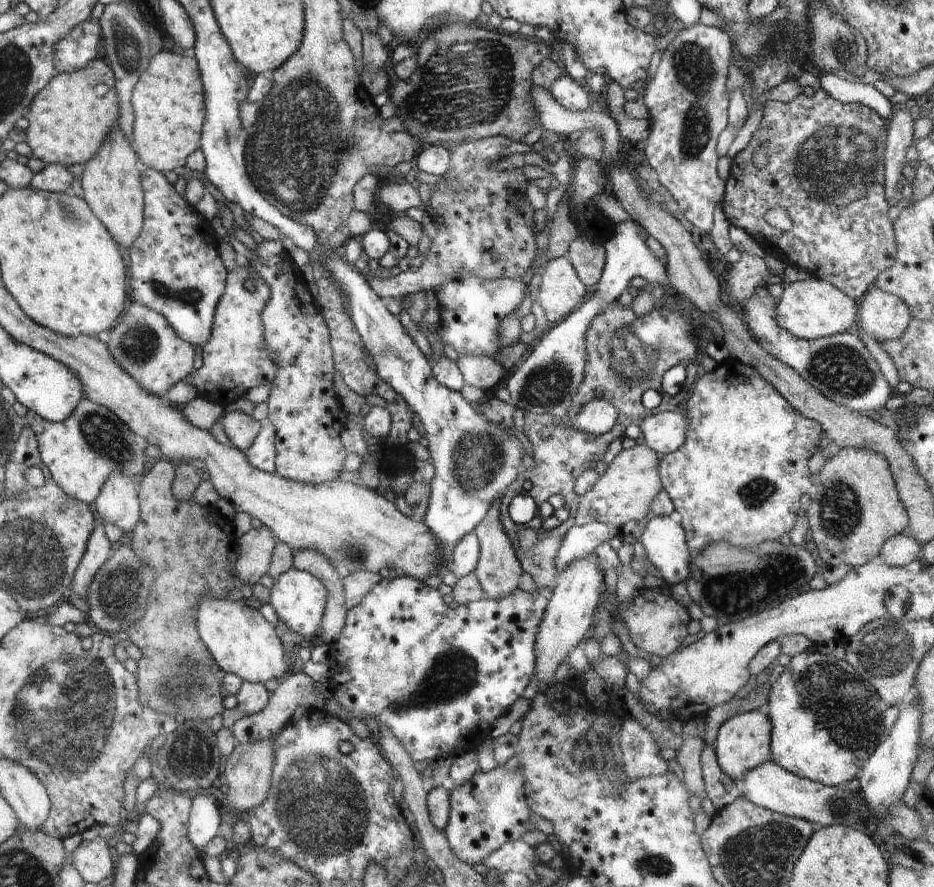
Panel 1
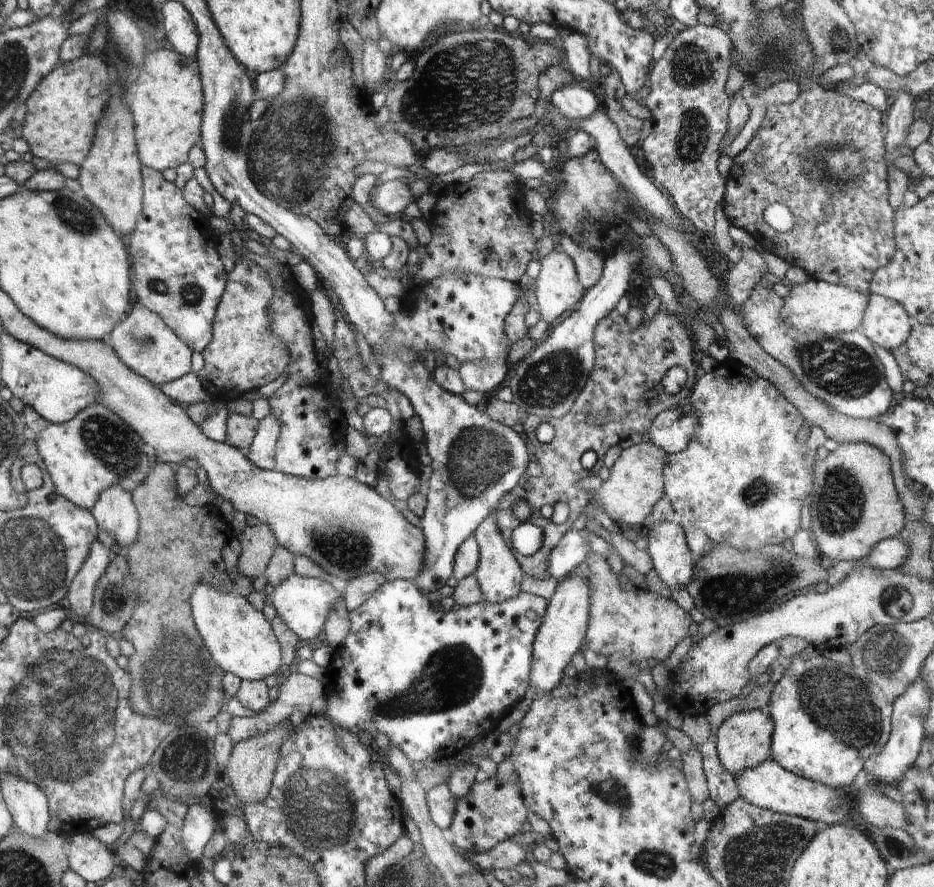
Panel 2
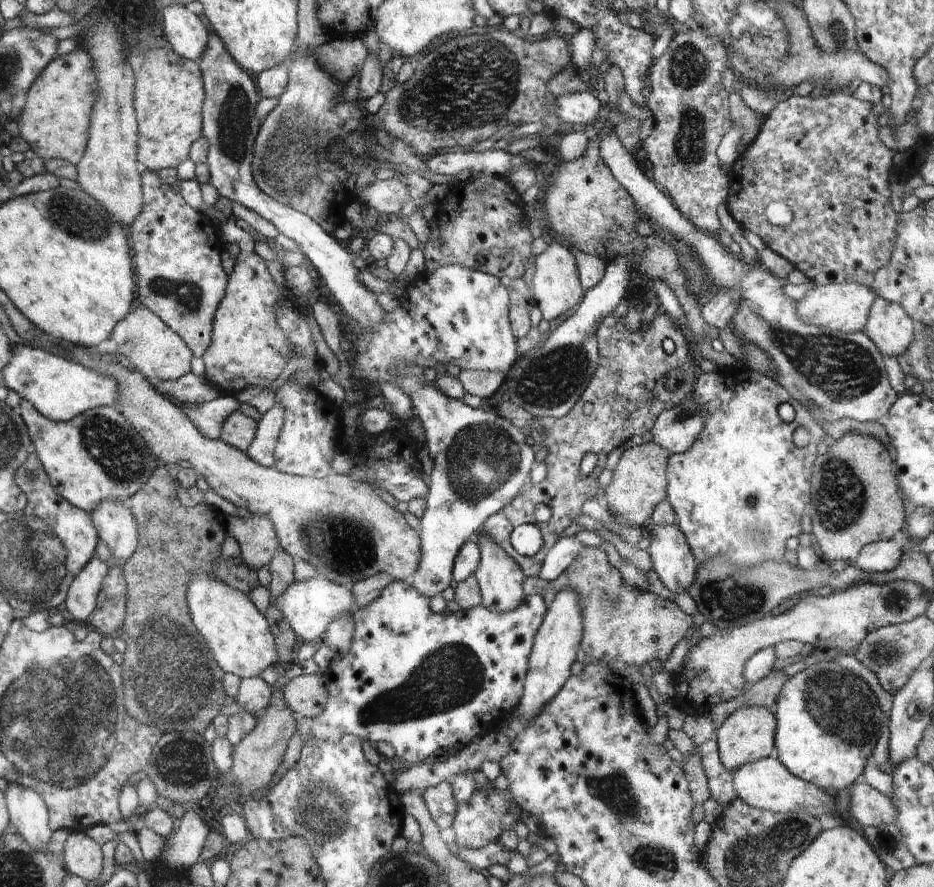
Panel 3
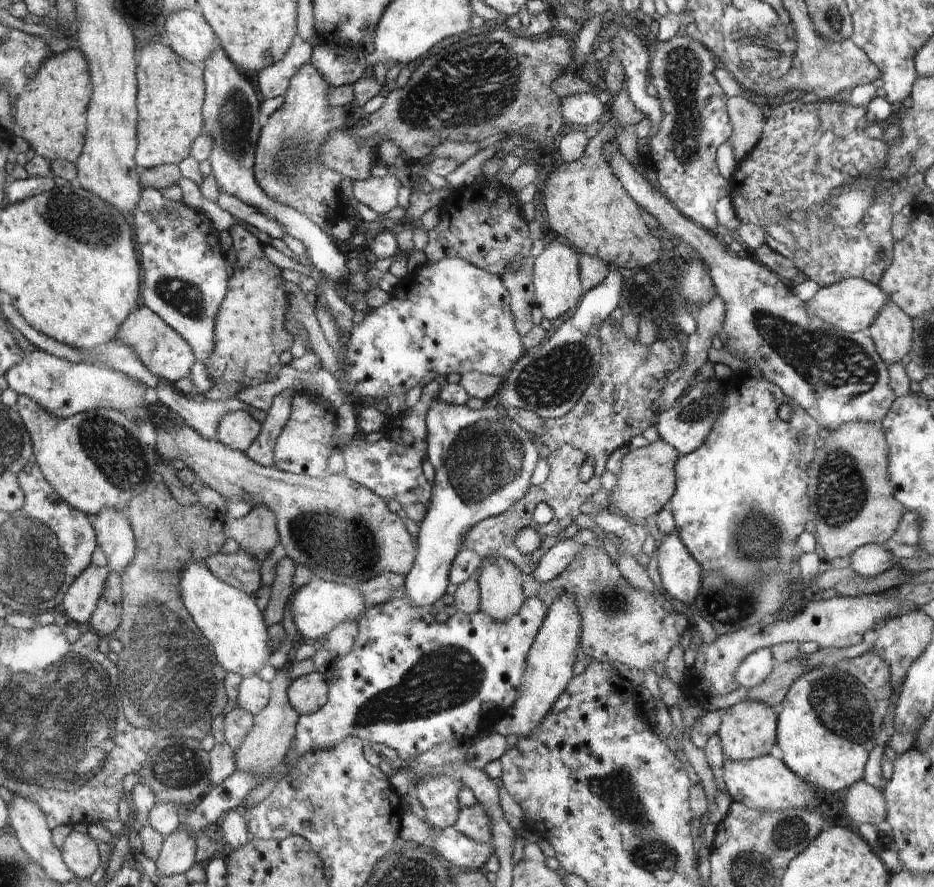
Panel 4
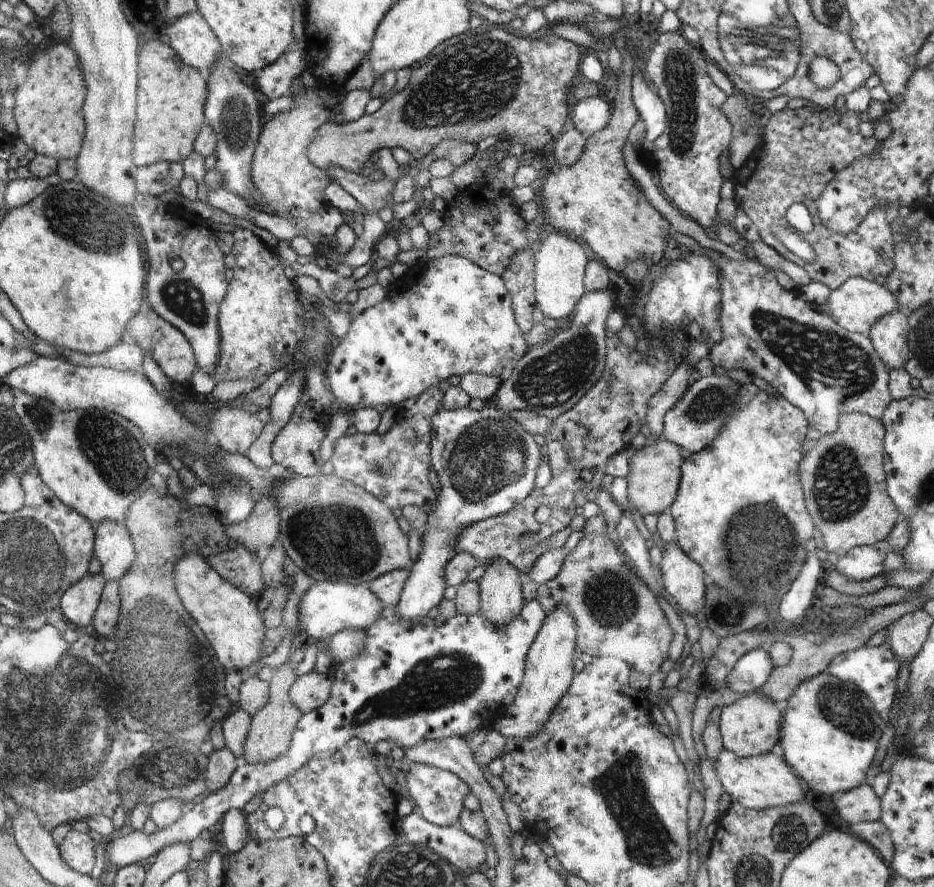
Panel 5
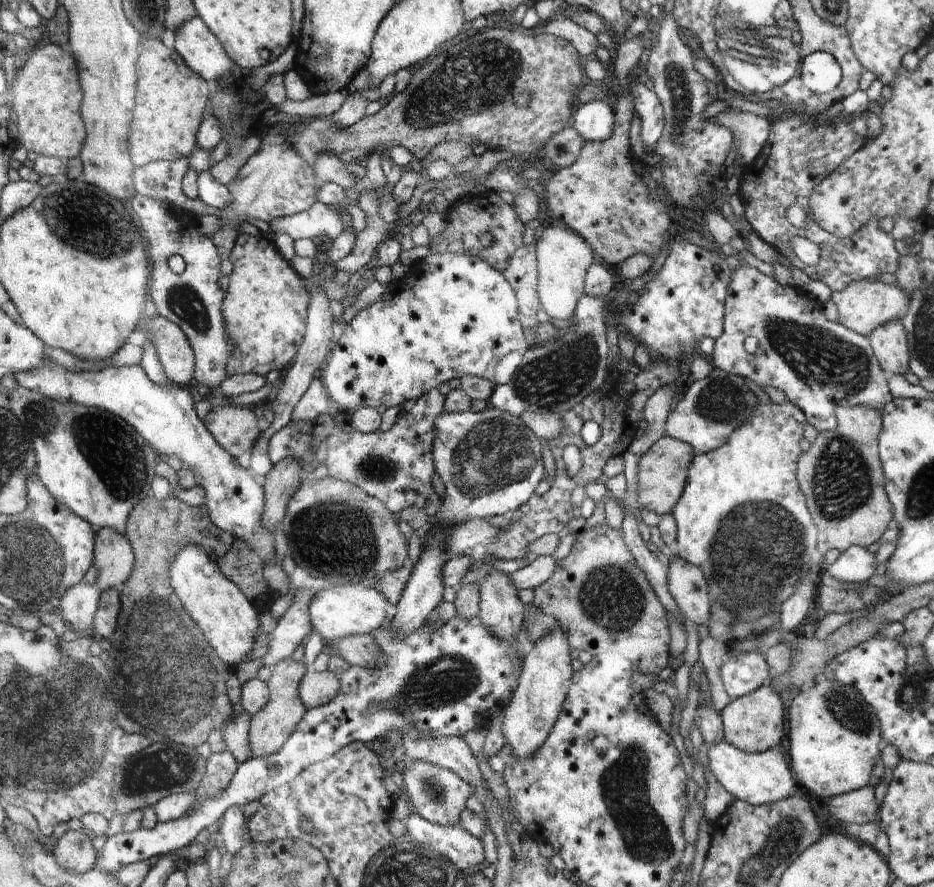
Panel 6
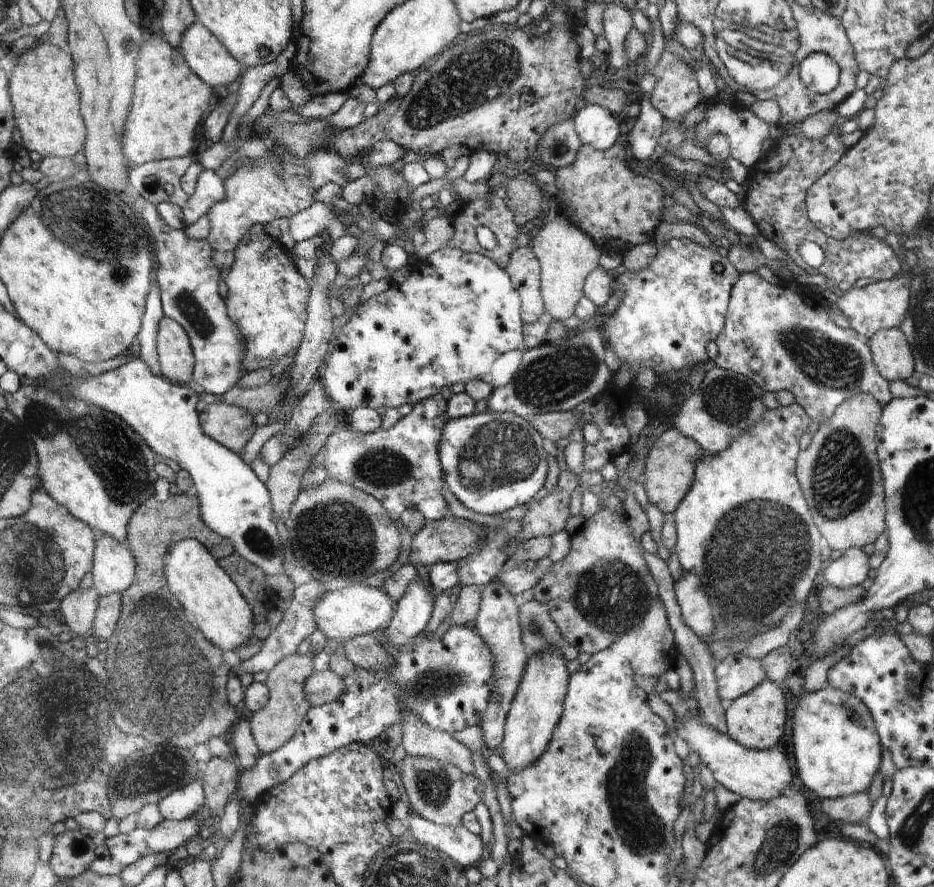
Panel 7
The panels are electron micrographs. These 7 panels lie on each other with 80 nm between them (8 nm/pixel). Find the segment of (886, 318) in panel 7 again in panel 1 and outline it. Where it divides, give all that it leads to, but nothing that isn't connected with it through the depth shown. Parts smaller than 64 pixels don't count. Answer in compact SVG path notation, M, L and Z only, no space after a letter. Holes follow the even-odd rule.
M811 278L805 281L785 282L778 305L778 323L796 338L814 340L856 329L858 302L838 290L832 283Z

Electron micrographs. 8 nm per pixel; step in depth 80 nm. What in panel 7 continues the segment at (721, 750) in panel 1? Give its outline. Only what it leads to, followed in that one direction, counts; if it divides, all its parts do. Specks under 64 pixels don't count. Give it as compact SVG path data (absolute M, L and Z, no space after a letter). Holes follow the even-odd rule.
M768 678L737 700L726 704L725 716L727 734L742 746L757 750L772 748L780 742L786 726L786 700L782 690Z

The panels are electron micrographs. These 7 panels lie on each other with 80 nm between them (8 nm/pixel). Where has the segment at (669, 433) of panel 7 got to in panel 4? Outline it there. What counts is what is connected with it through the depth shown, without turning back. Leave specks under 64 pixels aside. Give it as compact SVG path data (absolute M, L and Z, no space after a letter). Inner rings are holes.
M662 440L646 444L642 448L630 451L622 460L622 472L618 475L618 484L609 494L609 502L615 511L621 513L628 521L638 524L648 514L658 514L666 508L675 494L675 466L680 458L679 451Z

